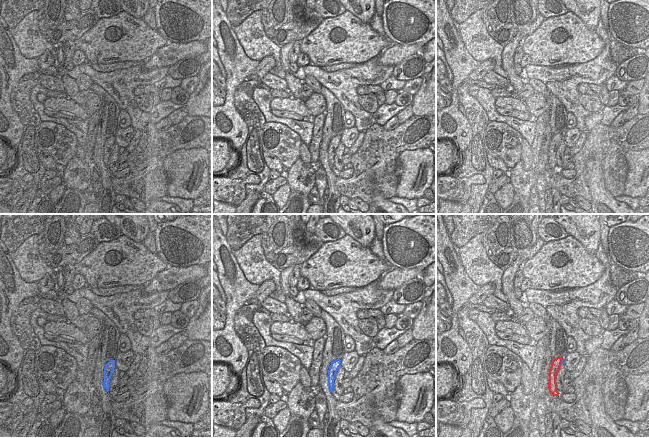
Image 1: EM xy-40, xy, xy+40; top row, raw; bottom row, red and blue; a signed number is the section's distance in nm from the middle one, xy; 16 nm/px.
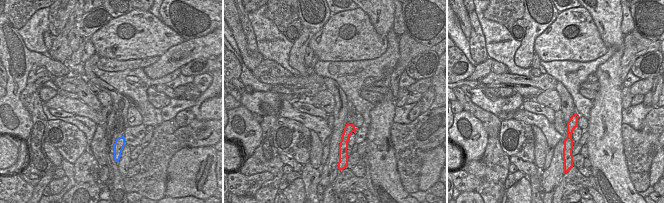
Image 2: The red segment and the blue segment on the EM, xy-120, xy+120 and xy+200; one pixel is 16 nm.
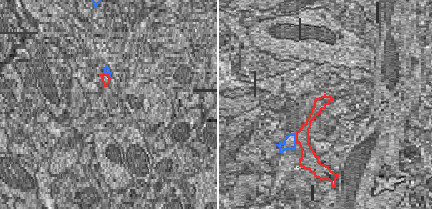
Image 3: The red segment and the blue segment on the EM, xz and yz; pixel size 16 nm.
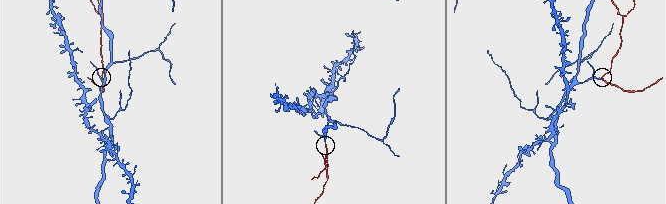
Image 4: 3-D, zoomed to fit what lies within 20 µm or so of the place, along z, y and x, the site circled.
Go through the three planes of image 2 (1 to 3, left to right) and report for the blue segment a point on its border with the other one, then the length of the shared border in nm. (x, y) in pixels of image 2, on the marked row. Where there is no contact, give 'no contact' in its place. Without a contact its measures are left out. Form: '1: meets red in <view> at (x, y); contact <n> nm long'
1: no contact
2: no contact
3: no contact

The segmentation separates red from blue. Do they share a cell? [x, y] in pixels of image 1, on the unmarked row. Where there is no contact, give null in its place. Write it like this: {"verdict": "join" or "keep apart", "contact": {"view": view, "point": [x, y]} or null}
{"verdict": "join", "contact": {"view": "xy+40", "point": [561, 138]}}

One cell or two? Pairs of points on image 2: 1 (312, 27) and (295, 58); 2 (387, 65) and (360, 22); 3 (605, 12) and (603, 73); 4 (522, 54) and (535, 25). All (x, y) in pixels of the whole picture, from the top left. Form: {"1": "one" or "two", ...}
{"1": "one", "2": "two", "3": "one", "4": "one"}

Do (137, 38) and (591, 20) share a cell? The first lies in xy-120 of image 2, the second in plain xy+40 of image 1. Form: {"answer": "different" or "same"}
{"answer": "different"}

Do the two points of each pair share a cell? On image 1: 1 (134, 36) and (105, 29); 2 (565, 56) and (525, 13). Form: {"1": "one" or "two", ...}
{"1": "one", "2": "two"}

